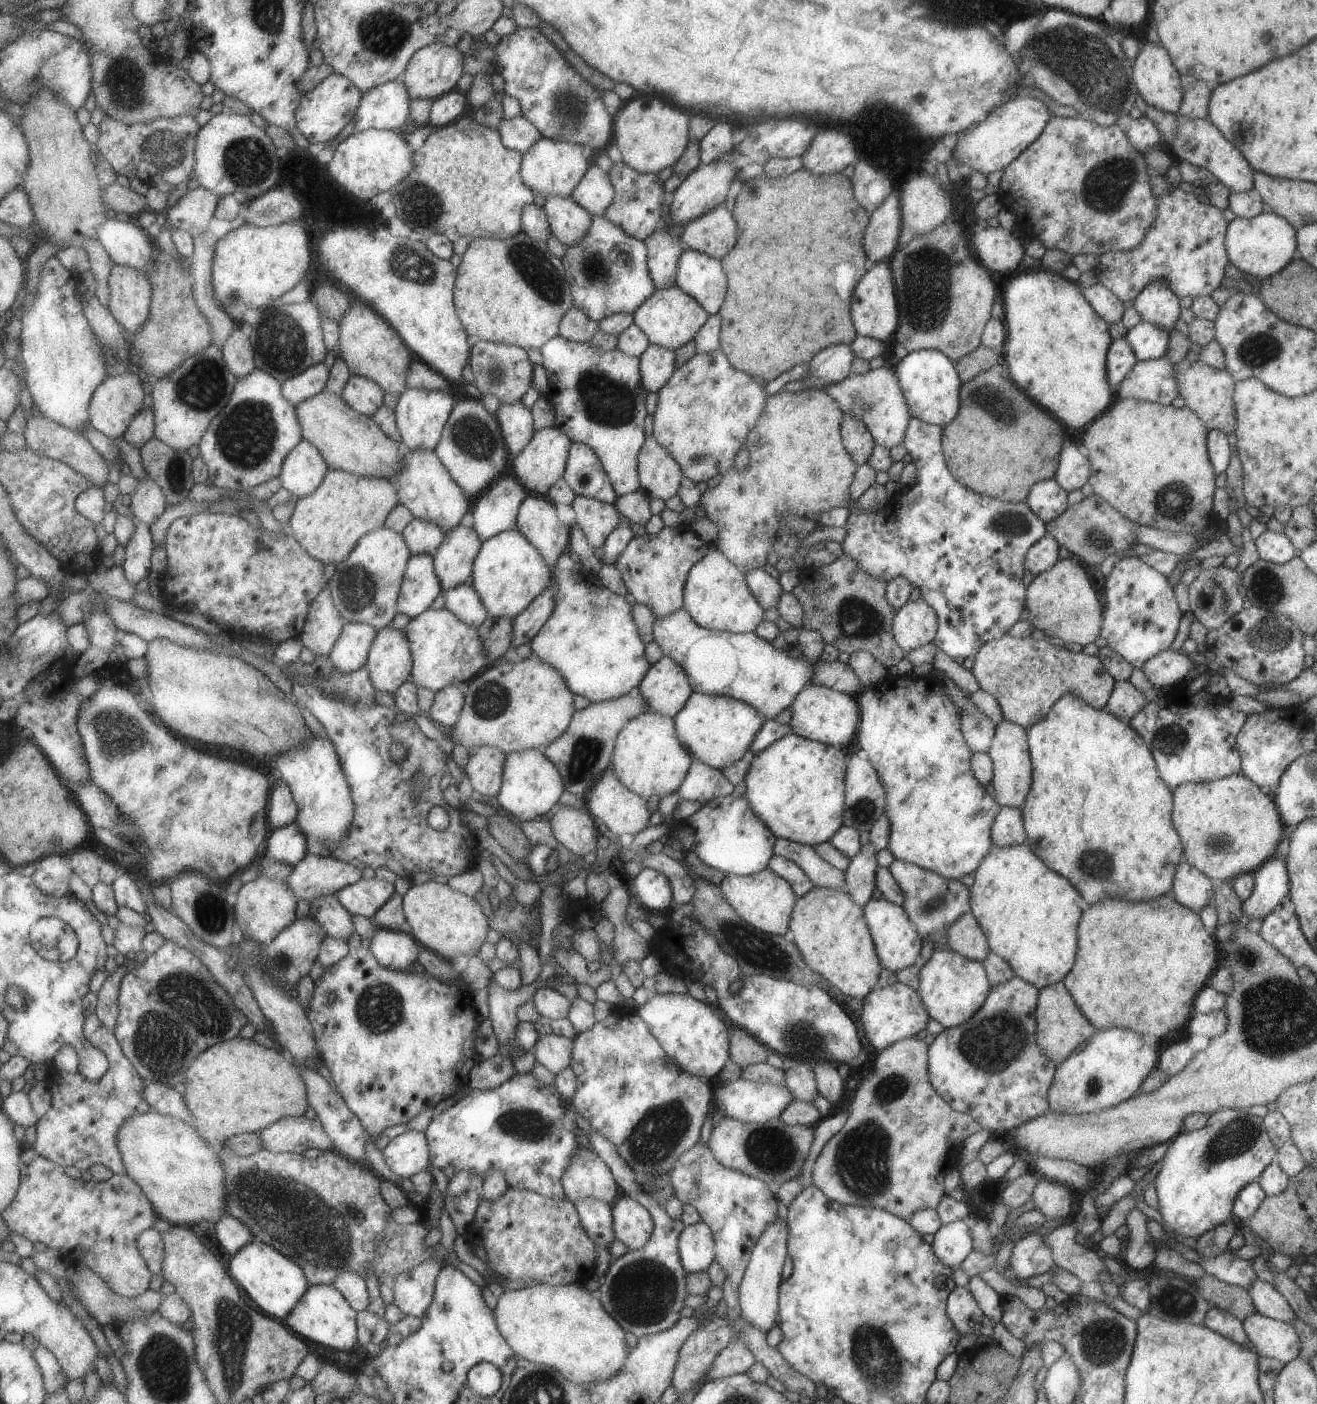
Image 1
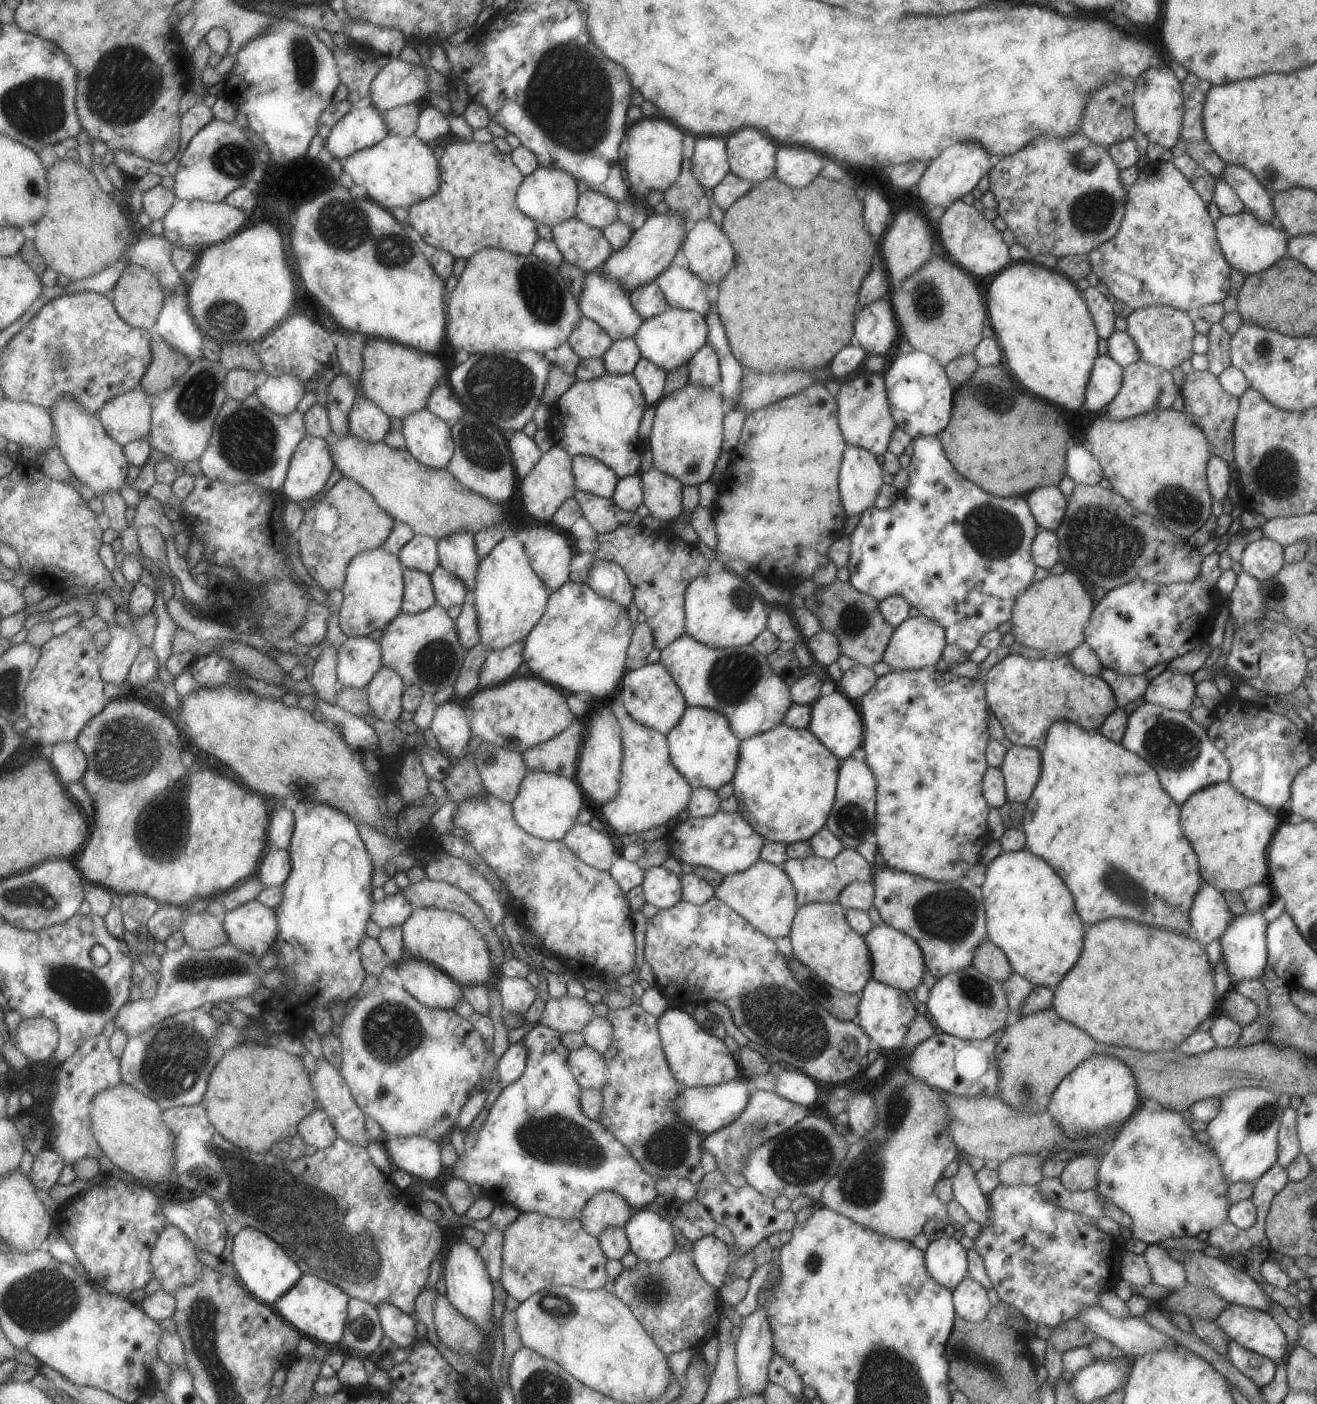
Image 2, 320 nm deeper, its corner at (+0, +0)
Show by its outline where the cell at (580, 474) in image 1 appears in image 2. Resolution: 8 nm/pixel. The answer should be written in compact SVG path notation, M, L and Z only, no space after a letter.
M575 455L571 459L571 470L577 489L611 498L618 478L605 464L585 455Z

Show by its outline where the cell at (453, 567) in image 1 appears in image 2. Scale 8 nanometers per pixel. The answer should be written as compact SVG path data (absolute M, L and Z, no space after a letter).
M443 565L437 567L432 574L432 581L439 605L447 609L455 604L459 604L459 606L465 604L467 594L469 594L468 588L464 581L449 572L449 569Z

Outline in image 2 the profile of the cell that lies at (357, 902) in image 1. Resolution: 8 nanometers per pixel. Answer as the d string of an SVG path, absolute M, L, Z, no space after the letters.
M400 890L397 894L386 895L381 902L374 903L372 920L381 929L402 927L416 908Z

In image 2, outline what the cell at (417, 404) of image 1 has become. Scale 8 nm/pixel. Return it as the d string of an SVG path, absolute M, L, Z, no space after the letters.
M428 408L402 420L408 449L423 464L447 469L456 451L452 425Z

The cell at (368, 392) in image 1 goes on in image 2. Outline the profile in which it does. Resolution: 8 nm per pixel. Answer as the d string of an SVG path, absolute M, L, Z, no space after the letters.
M357 399L350 416L351 434L368 443L384 441L391 428L391 417L371 399Z

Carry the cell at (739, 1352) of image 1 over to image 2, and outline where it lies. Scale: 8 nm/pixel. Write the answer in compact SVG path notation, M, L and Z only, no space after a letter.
M726 1181L717 1189L697 1189L694 1198L709 1211L718 1225L723 1225L731 1231L734 1238L734 1244L730 1248L732 1258L751 1251L760 1240L767 1239L774 1232L791 1230L796 1223L794 1212L790 1209L778 1211L773 1206L772 1199L757 1192L749 1184L736 1189Z

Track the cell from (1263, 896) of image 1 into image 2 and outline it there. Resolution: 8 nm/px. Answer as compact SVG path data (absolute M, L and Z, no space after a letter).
M1261 911L1249 912L1234 916L1224 930L1223 936L1218 940L1221 946L1221 960L1229 975L1232 986L1242 980L1259 979L1263 975L1266 965L1266 940L1265 929L1267 923L1263 919Z

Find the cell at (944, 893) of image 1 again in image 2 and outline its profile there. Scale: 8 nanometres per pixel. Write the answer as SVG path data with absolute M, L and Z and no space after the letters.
M887 866L875 873L872 885L874 886L872 905L880 914L882 922L915 941L922 952L925 968L935 978L971 966L974 951L988 938L981 887L976 886L966 876L944 883L893 870Z

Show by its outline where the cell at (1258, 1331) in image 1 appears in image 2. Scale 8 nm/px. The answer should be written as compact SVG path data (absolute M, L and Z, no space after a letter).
M1228 1303L1214 1321L1229 1340L1273 1362L1287 1352L1286 1336L1269 1313Z

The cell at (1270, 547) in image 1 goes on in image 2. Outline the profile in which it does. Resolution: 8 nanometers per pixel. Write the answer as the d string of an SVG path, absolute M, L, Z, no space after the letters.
M1265 536L1259 540L1247 543L1240 558L1242 571L1256 578L1259 583L1276 575L1281 570L1283 563L1283 547Z

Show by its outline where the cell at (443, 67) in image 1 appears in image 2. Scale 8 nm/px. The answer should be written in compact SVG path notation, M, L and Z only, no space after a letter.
M389 59L373 80L371 104L382 113L411 103L424 104L423 94L429 90L426 66Z

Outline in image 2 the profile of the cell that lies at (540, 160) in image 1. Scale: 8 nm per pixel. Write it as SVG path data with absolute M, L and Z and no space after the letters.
M541 165L524 177L516 192L517 208L533 222L543 223L549 228L574 216L577 199L577 182L569 173L563 172L561 169L545 168Z

